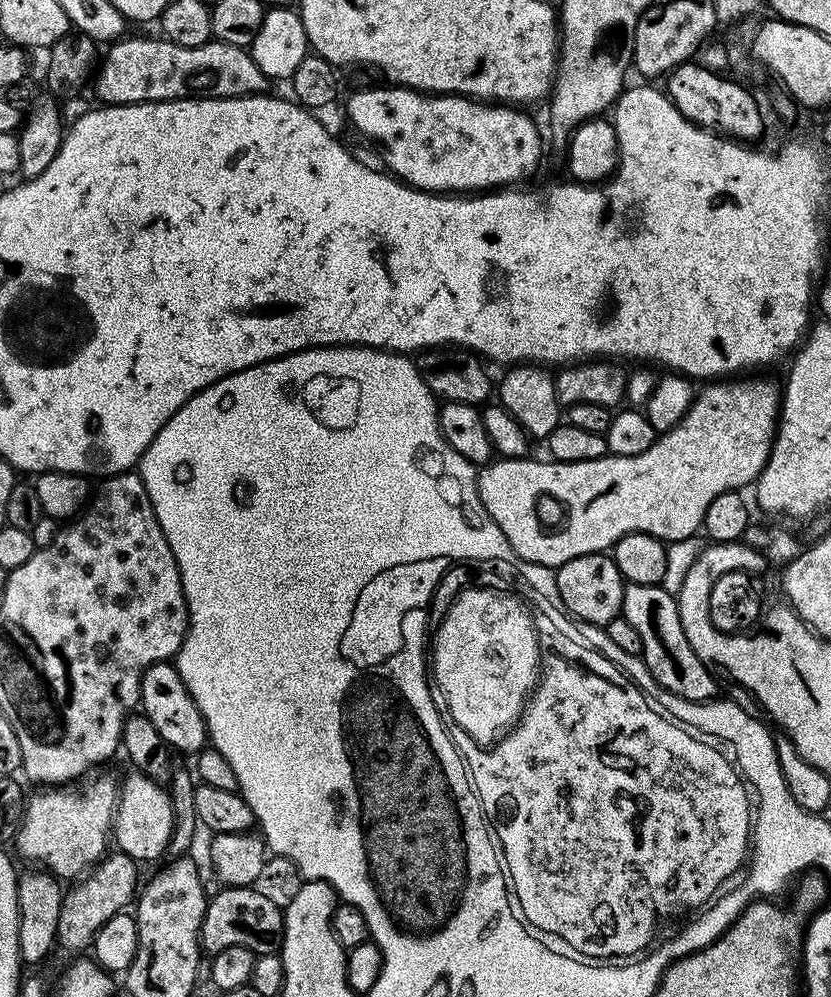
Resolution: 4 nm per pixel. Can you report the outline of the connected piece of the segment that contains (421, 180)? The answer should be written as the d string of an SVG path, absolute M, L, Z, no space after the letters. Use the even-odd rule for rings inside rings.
M384 86L388 88L364 88L361 92L356 92L348 100L348 120L352 123L352 128L360 136L365 136L372 144L377 144L384 151L383 167L389 173L395 174L403 183L411 184L412 187L420 189L422 192L433 194L479 194L489 190L499 190L505 186L516 186L527 176L532 176L536 172L536 167L540 164L540 132L536 129L536 124L527 116L527 111L516 106L493 106L488 102L471 99L467 96L449 96L447 94L429 94L426 92L416 92L413 88L401 88L399 86Z

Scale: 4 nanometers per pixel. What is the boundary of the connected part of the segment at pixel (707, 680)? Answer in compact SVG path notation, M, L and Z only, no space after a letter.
M625 583L624 619L638 630L642 638L644 665L650 674L670 694L687 700L711 701L716 692L717 677L709 668L690 650L690 642L686 642L686 630L682 630L682 618L678 614L676 596L668 593L661 585L638 586Z

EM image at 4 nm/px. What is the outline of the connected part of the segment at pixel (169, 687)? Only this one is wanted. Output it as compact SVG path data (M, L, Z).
M161 662L144 671L138 708L154 724L154 729L169 749L195 754L209 743L208 727L202 718L202 710L198 710L198 702L194 702L190 690L186 690L186 682L182 682L175 663Z

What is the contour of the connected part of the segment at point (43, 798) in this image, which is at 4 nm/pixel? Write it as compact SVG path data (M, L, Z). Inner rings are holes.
M112 776L91 780L79 786L48 786L36 790L33 796L31 793L27 797L24 815L20 818L20 827L14 837L14 845L26 859L33 860L36 863L33 865L51 872L64 882L85 875L104 859L110 848L118 780Z

